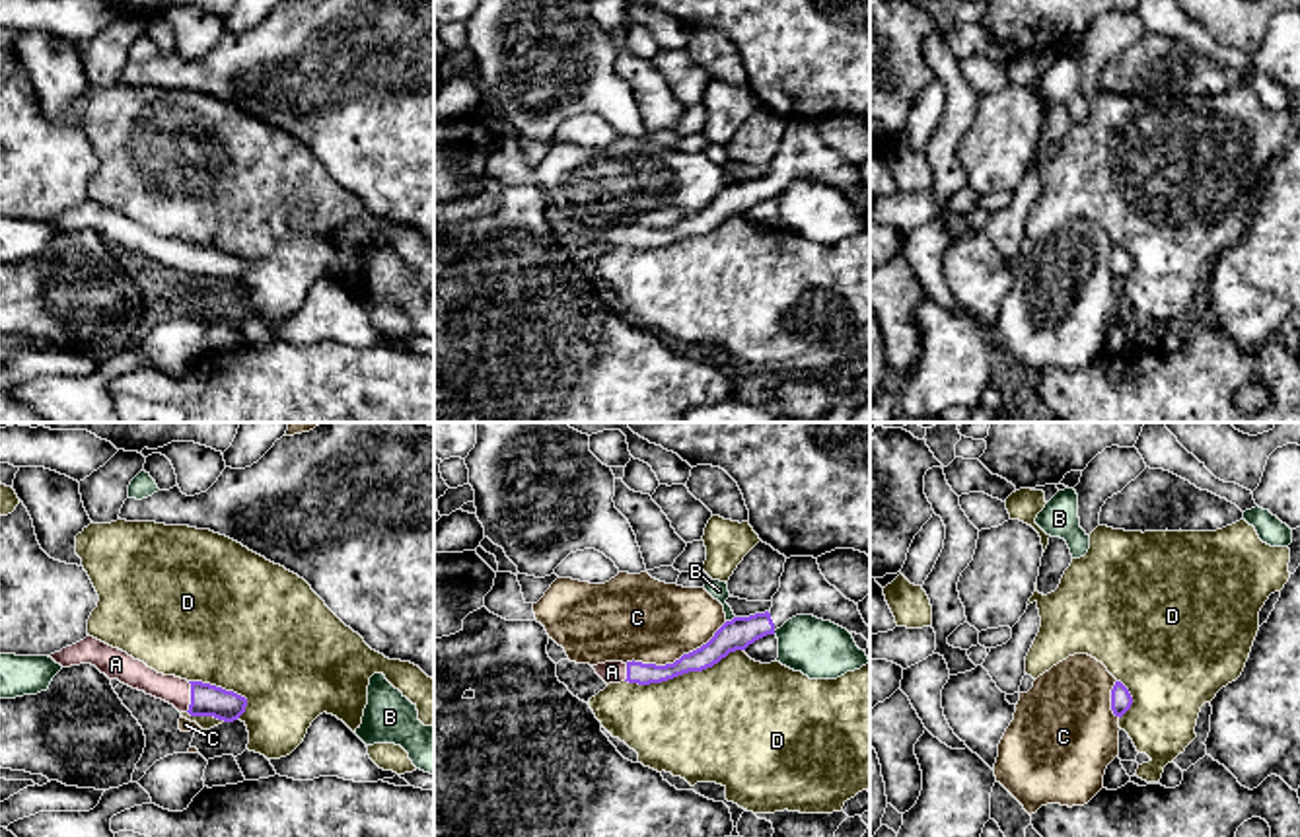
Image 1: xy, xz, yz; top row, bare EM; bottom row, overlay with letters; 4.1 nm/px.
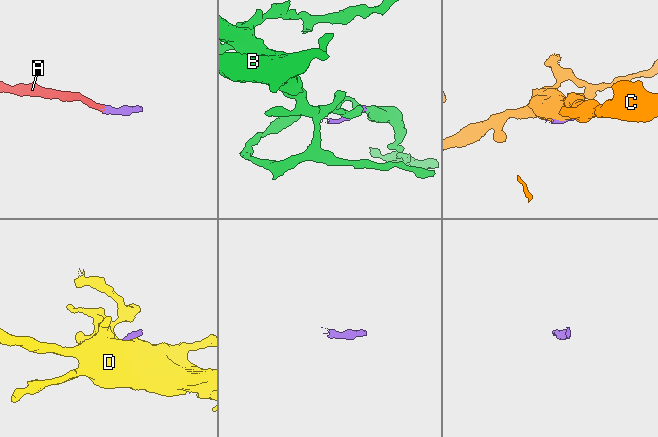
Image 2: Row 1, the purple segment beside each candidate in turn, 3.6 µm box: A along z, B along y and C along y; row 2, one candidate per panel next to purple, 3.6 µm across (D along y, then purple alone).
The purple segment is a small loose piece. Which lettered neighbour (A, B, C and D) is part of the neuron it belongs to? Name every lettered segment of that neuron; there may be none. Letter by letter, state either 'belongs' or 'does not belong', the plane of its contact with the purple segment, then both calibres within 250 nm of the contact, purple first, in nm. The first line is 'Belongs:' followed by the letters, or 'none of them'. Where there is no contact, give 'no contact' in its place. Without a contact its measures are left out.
Belongs: A
A: belongs; meets purple in xy; 130 nm thick on the purple side, 120 nm on the other
B: does not belong; meets purple in xz; 130 nm thick on the purple side, 80 nm on the other
C: does not belong; meets purple in xz; 120 nm thick on the purple side, 360 nm on the other
D: does not belong; meets purple in xz; 120 nm thick on the purple side, 460 nm on the other

